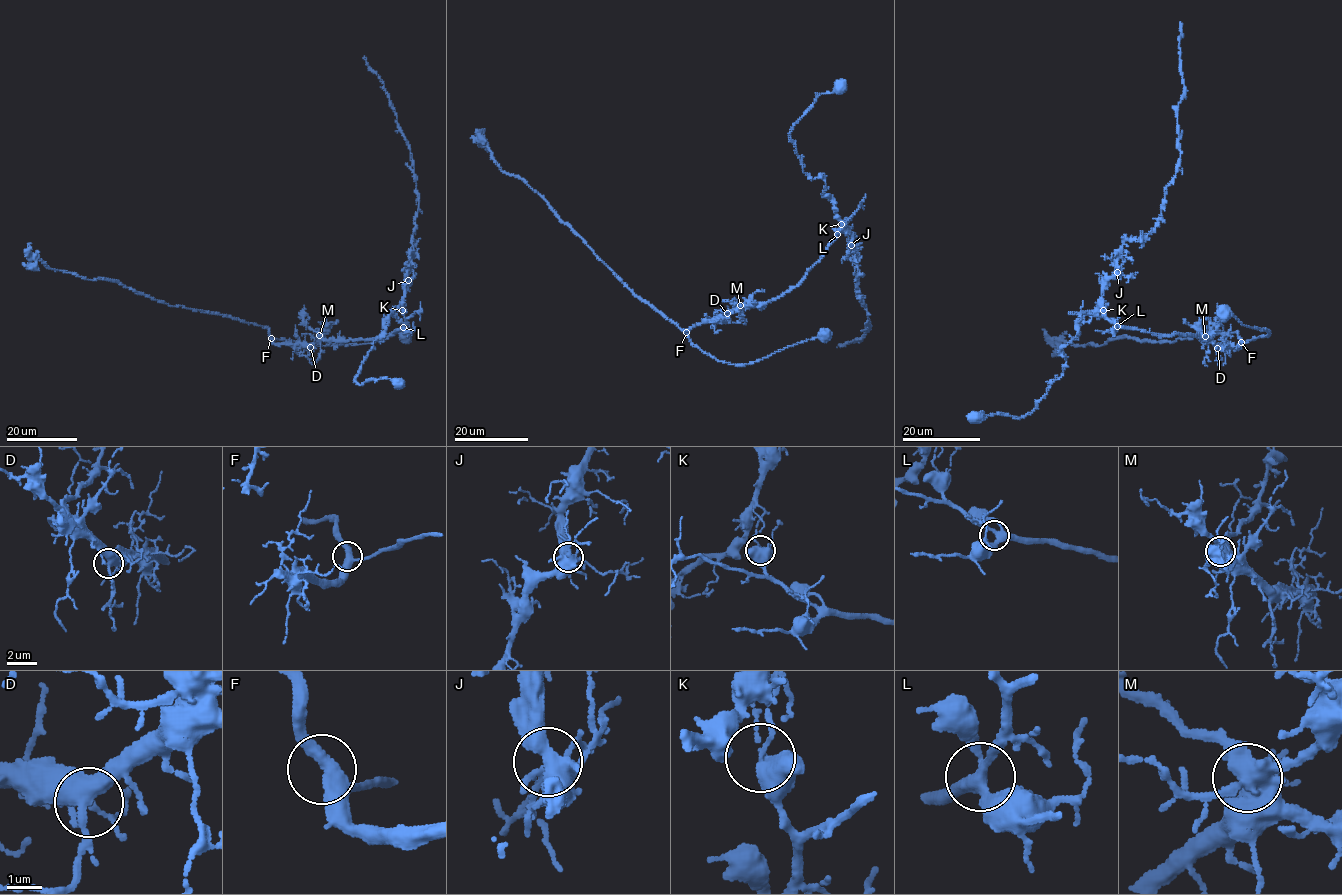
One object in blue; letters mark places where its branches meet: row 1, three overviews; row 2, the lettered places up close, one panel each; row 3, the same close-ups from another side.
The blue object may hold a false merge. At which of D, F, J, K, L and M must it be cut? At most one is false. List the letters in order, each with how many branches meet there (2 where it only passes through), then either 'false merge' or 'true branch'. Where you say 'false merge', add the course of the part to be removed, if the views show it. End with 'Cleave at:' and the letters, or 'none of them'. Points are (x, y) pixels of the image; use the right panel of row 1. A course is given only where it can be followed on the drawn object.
D: 5 branches meet; true branch
F: 3 branches meet; true branch
J: 9 branches meet; true branch
K: 4 branches meet; false merge; foreign part runs (1102, 310), (1101, 293), (1115, 273), (1119, 249), (1155, 227), (1180, 159), (1182, 23)
L: 4 branches meet; true branch
M: 5 branches meet; true branch
Cleave at: K

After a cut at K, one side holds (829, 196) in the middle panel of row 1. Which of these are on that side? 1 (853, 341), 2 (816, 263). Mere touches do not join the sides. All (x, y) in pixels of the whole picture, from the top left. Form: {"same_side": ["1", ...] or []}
{"same_side": ["1"]}

